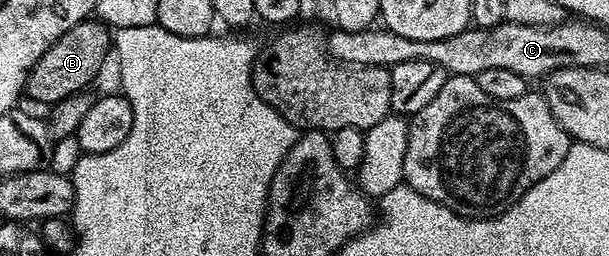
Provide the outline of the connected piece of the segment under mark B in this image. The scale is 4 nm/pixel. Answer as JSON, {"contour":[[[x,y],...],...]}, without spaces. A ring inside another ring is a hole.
{"contour":[[[100,20],[80,22],[70,28],[34,64],[24,85],[27,97],[36,102],[51,104],[58,100],[66,100],[66,96],[78,94],[89,89],[88,85],[100,74],[104,61],[110,58],[110,30]]]}

